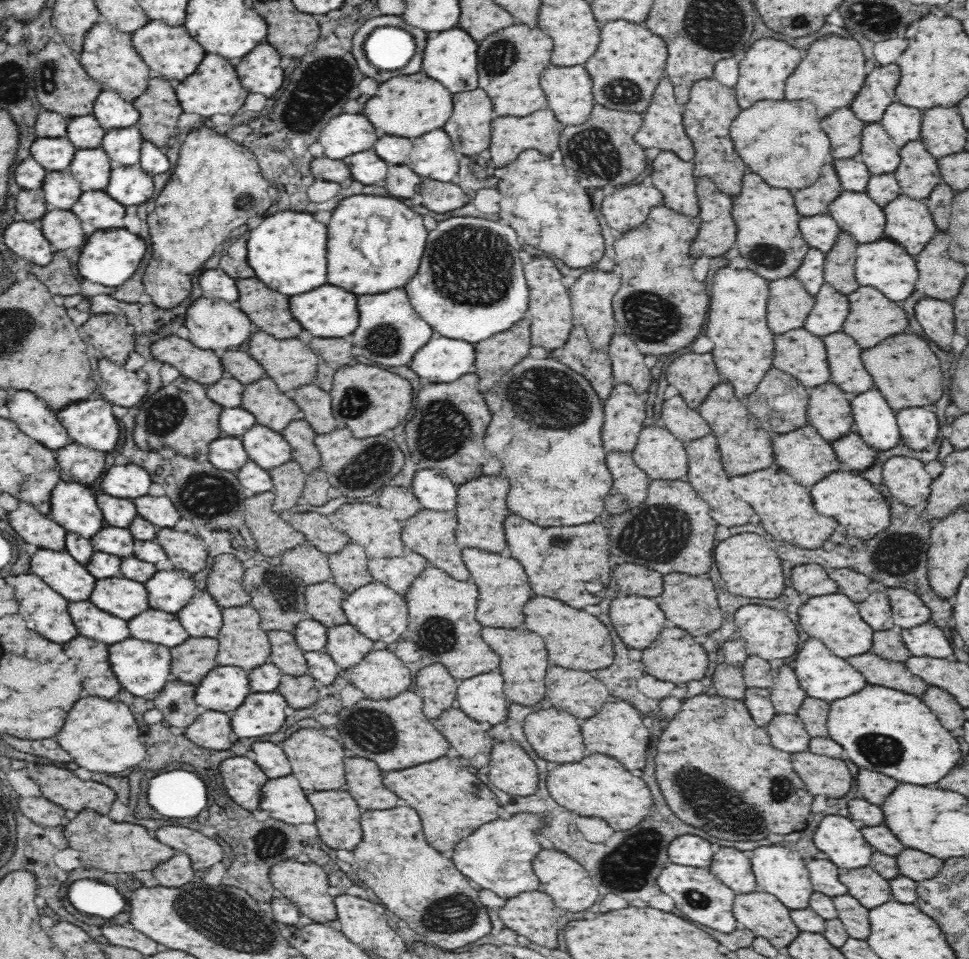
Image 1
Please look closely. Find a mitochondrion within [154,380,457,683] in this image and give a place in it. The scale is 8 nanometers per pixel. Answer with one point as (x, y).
(207, 495)

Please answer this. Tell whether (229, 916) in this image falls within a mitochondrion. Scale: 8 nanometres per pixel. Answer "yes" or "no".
yes

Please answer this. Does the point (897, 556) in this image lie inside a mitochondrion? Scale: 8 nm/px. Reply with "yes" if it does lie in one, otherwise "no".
yes

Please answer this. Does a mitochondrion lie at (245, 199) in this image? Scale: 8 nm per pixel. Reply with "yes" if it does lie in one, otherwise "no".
yes

